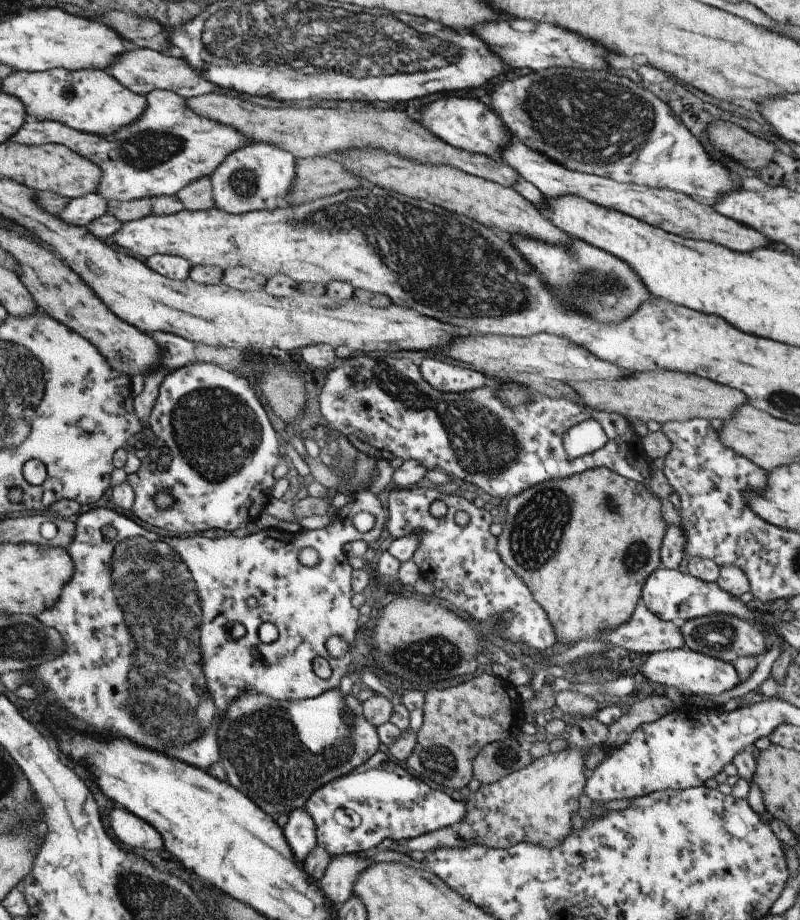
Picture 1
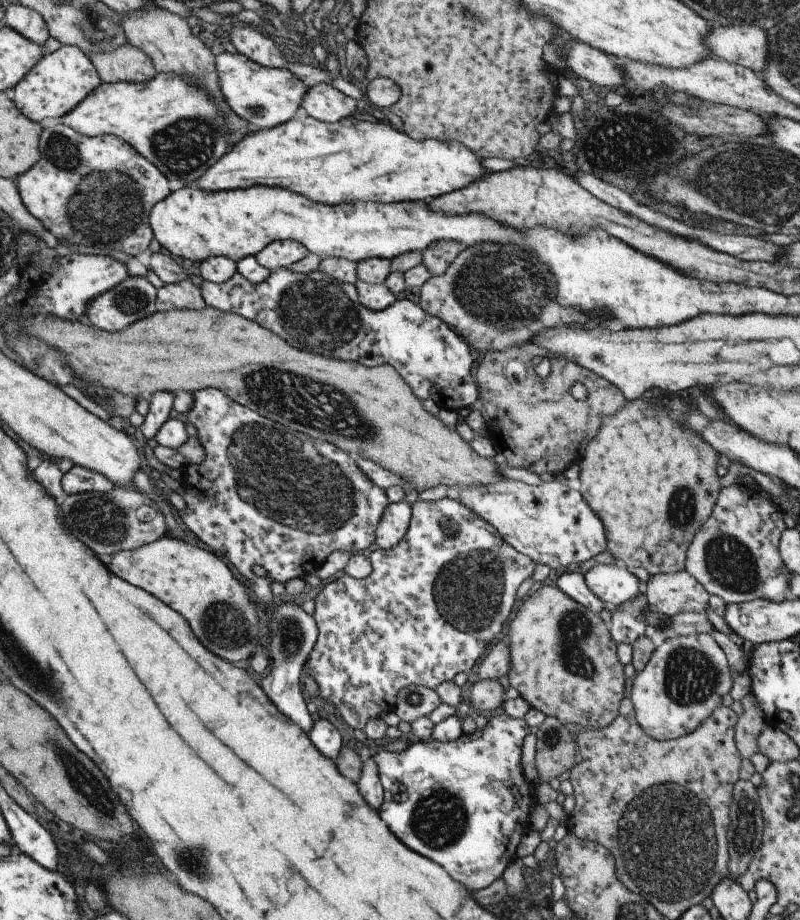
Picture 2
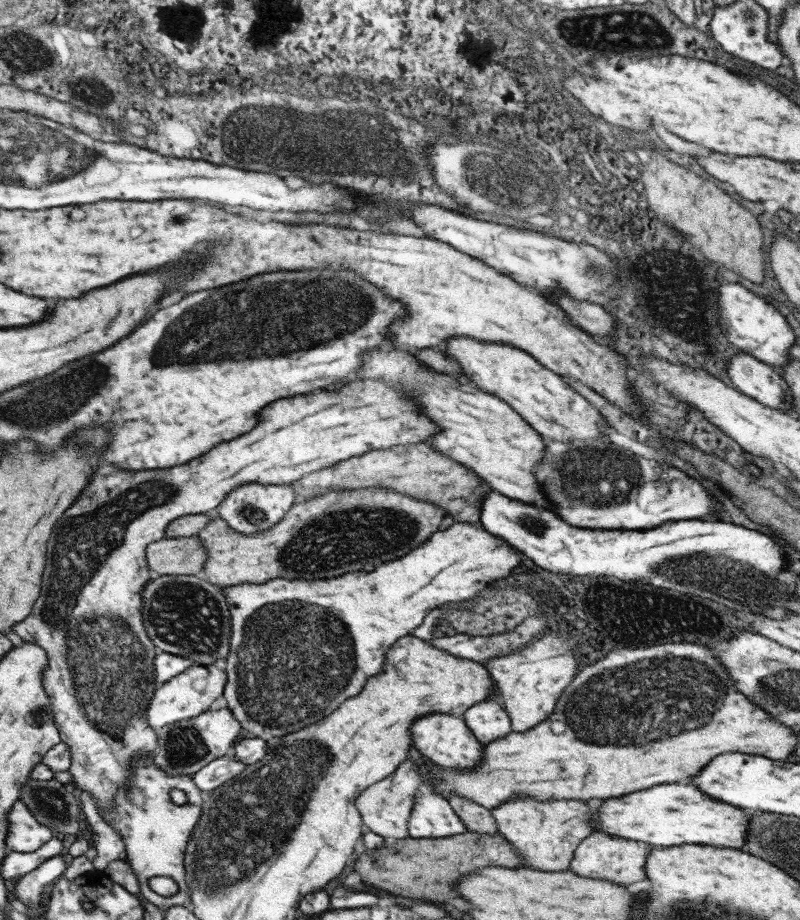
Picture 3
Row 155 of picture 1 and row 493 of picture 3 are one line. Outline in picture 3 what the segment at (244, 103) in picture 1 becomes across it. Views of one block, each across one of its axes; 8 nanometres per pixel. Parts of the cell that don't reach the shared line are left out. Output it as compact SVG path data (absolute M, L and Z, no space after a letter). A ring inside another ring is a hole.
M426 442L406 446L370 450L362 455L354 455L344 461L338 461L330 467L312 471L287 484L292 488L296 499L301 501L325 495L329 492L358 490L360 488L388 488L416 500L436 504L452 516L455 522L478 524L482 513L482 495L492 488L478 478L476 472L458 464L456 460L438 454Z

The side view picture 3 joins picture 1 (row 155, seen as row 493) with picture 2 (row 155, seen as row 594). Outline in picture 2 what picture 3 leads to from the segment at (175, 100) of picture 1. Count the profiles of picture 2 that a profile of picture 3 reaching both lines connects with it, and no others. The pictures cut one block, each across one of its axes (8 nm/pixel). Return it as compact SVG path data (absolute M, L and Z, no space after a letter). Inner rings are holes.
M47 122L40 138L40 159L30 168L28 172L18 177L18 193L26 210L38 220L42 220L42 224L52 232L51 238L58 240L68 240L68 248L66 252L84 252L90 255L110 255L111 257L133 256L143 253L149 248L152 239L154 239L153 231L149 224L150 212L158 202L167 198L170 194L168 178L162 174L162 170L158 170L150 160L146 160L142 154L139 154L128 142L124 142L122 138L113 135L104 136L79 136L76 135L76 130L70 130L68 126L62 126L58 122Z

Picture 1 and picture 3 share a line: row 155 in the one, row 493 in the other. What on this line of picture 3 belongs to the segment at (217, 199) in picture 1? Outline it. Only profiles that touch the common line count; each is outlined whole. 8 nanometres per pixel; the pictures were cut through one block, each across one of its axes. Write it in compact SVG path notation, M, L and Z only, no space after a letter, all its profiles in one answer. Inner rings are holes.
M242 484L228 492L228 496L218 504L216 513L222 517L230 528L239 534L249 536L265 532L284 519L286 512L296 502L292 488L278 484Z

